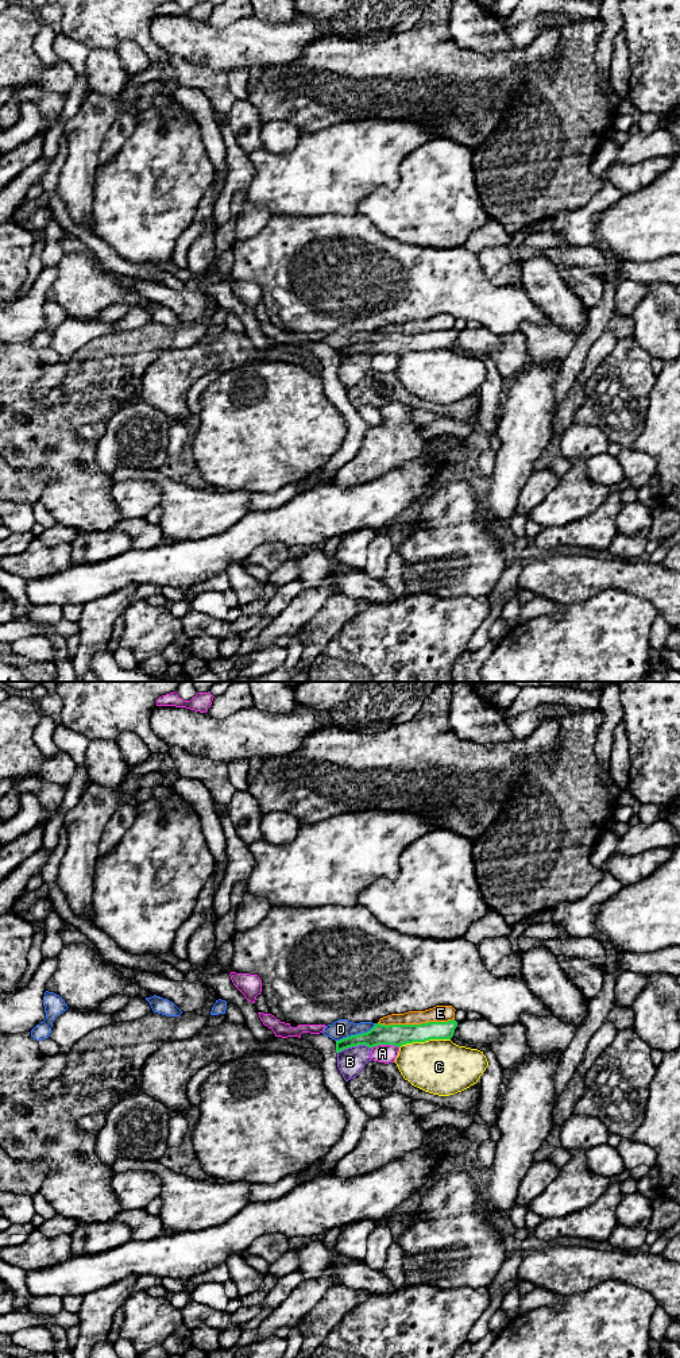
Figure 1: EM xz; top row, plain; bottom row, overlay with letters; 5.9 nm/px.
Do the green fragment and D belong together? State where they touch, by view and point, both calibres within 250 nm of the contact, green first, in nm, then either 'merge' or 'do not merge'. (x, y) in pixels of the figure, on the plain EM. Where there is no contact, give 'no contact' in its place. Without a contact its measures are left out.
xz (356, 343) | 130/120 nm | do not merge

